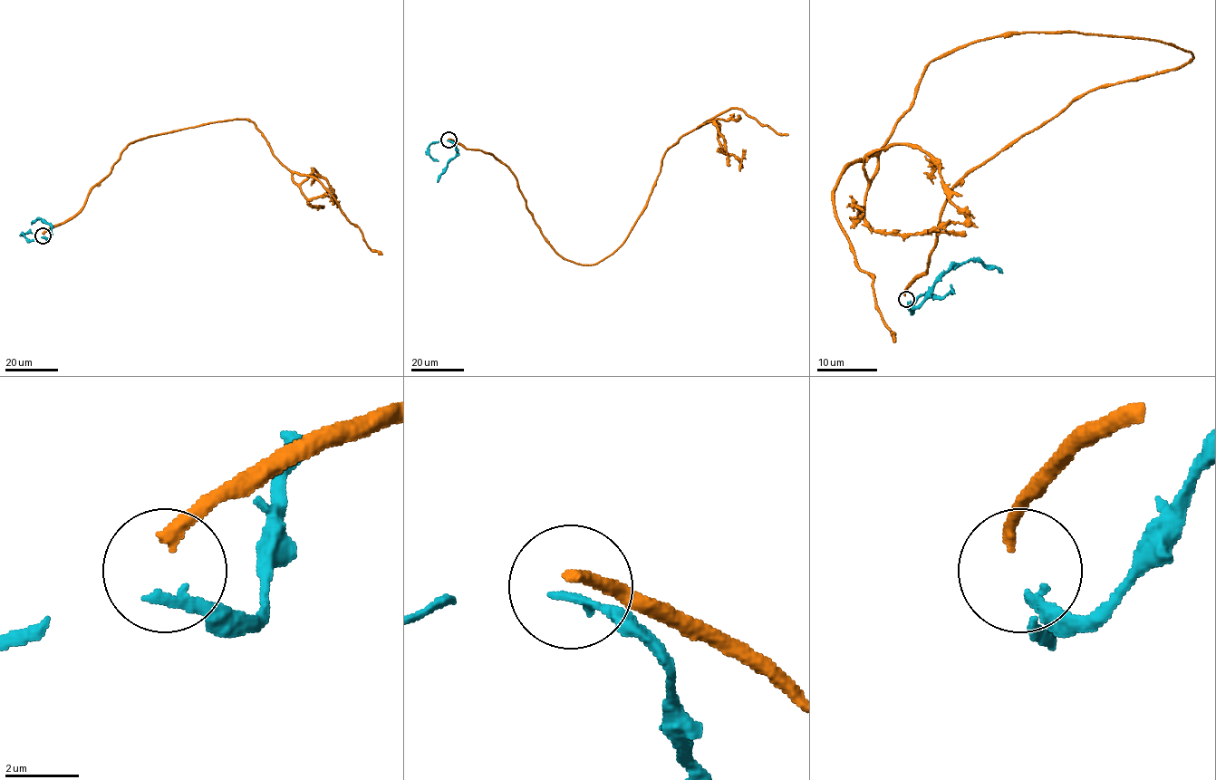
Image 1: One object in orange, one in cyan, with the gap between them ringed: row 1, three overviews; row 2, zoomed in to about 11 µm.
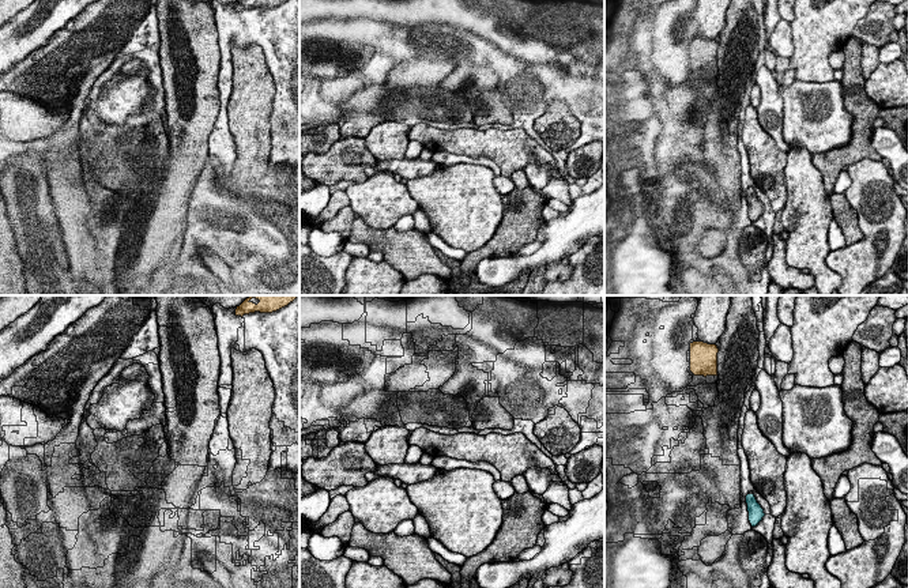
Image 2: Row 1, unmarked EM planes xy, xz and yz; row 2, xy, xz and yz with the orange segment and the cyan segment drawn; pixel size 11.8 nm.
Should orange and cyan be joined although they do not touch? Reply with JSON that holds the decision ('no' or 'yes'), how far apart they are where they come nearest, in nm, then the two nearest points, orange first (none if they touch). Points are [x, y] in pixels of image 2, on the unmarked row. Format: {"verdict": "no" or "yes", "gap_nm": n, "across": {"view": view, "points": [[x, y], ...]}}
{"verdict": "yes", "gap_nm": 1450, "across": {"view": "yz", "points": [[716, 70], [748, 189]]}}

